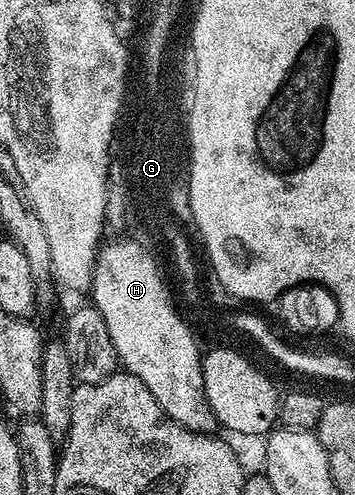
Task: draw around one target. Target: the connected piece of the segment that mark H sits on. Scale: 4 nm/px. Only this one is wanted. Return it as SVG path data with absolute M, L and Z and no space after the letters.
M108 239L101 246L96 268L92 270L91 295L91 306L102 313L110 341L114 341L119 366L138 377L154 393L154 401L178 425L191 431L215 432L218 424L206 401L202 381L202 350L184 324L181 312L164 303L164 291L160 291L160 279L156 279L148 255L134 241Z

